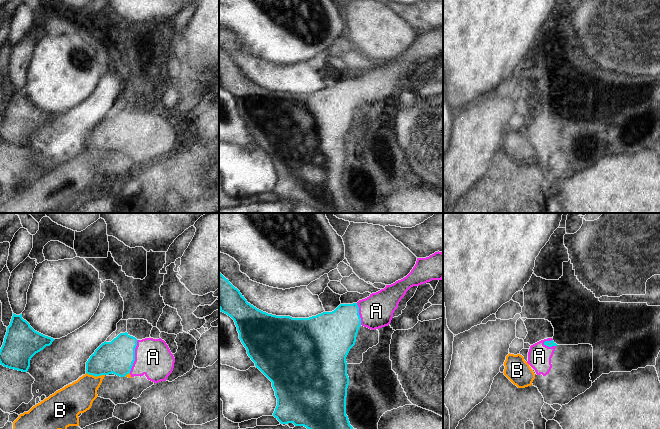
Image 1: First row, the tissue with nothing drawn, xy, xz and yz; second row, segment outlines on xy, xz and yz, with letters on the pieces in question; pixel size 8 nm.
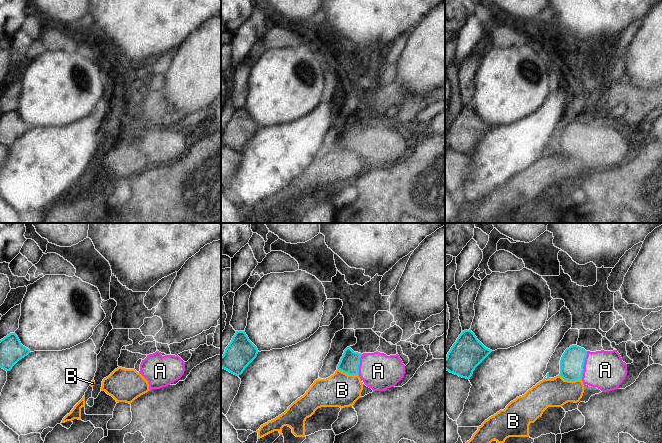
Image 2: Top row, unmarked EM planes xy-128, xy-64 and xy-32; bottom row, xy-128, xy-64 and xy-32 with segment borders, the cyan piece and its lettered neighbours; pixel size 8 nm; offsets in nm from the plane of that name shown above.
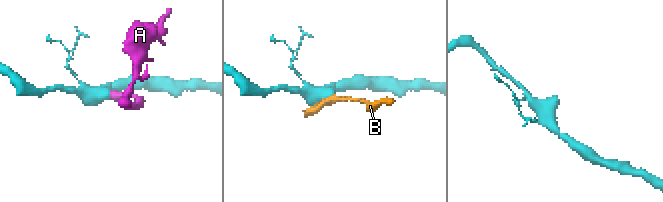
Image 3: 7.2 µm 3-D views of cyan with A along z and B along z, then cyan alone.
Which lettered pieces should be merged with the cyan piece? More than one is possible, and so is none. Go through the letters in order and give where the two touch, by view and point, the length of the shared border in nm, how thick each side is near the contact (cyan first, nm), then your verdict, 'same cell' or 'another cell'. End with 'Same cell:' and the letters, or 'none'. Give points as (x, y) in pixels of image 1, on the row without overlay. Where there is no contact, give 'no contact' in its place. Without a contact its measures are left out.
A: meets cyan in xy at (134, 132); contact 280 nm long; 260 nm thick on the cyan side, 300 nm on the other; same cell
B: meets cyan in xy at (95, 152); contact 150 nm long; 260 nm thick on the cyan side, 240 nm on the other; another cell
Same cell: A

